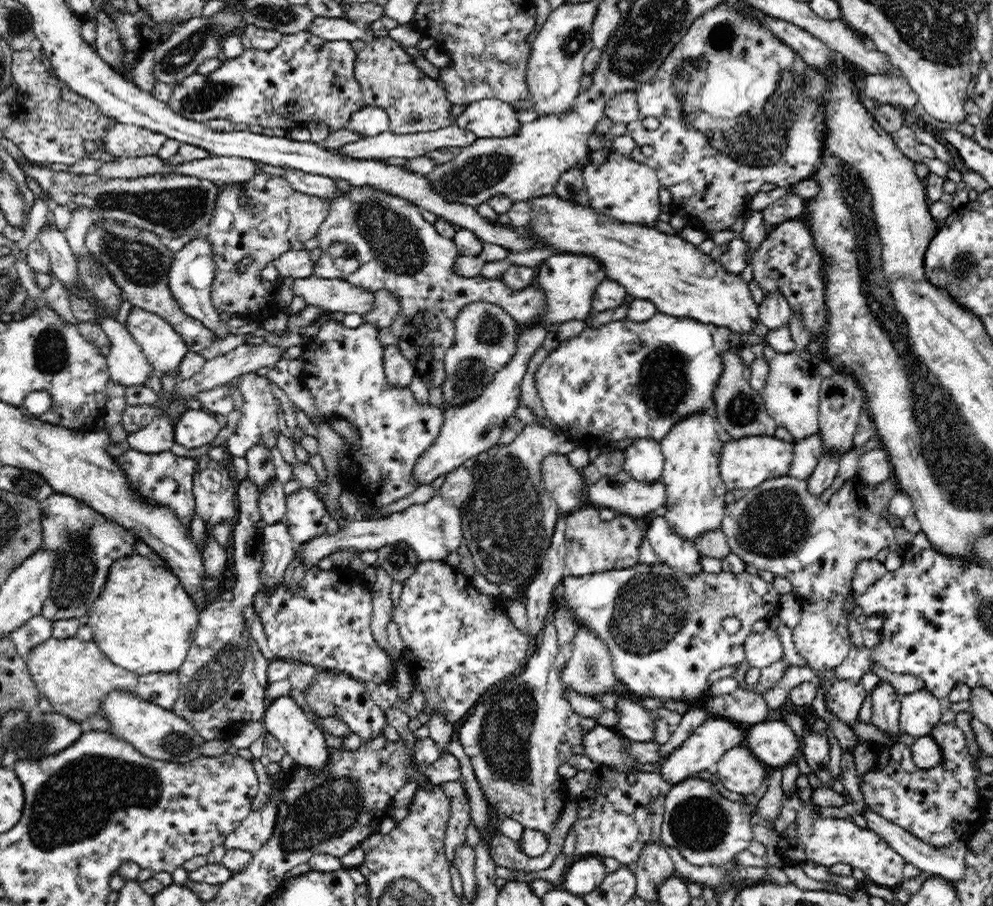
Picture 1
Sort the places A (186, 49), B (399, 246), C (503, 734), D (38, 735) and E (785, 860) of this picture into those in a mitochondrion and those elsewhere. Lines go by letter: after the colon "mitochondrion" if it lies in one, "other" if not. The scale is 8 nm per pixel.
A: mitochondrion
B: mitochondrion
C: mitochondrion
D: mitochondrion
E: other

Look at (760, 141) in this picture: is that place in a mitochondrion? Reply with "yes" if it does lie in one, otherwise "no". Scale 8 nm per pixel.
yes

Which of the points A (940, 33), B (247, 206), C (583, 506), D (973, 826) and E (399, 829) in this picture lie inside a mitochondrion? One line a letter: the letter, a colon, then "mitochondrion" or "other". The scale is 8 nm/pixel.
A: mitochondrion
B: mitochondrion
C: other
D: other
E: other

